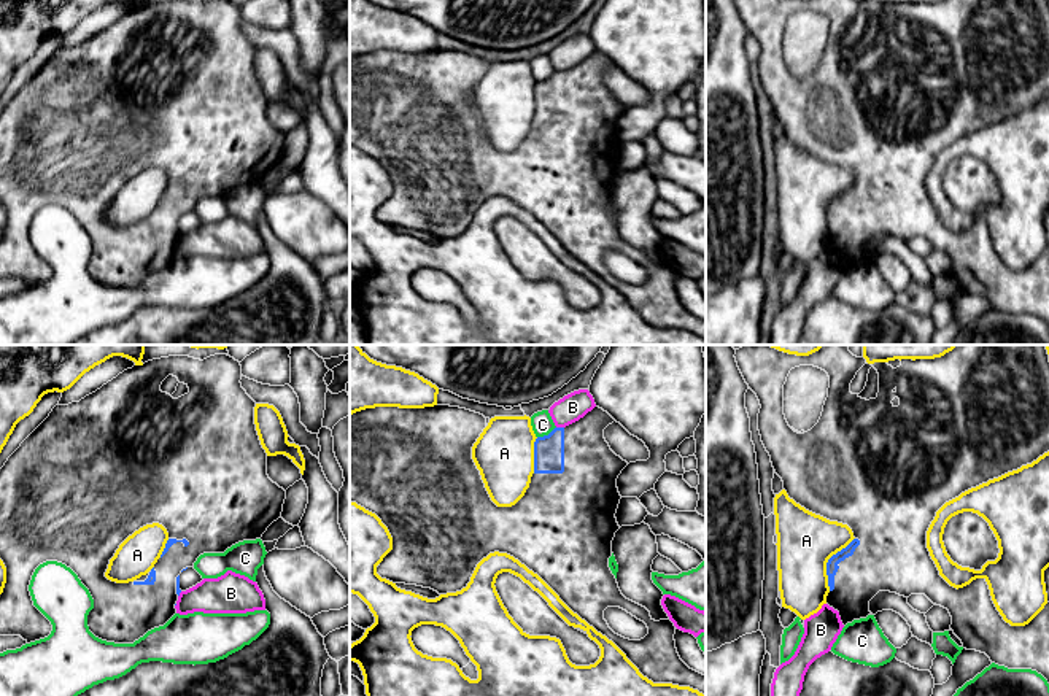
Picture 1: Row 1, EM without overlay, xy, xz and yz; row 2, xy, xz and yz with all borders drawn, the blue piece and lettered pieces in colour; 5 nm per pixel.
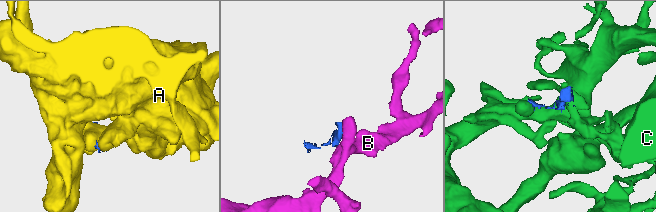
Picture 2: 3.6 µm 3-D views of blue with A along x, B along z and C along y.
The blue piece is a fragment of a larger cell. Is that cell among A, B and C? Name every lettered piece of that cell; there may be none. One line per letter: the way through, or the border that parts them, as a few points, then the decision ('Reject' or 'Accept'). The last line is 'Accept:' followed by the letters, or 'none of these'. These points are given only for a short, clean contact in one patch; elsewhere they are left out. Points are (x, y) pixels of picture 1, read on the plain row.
A: Reject
B: Reject
C: Reject
Accept: none of these

